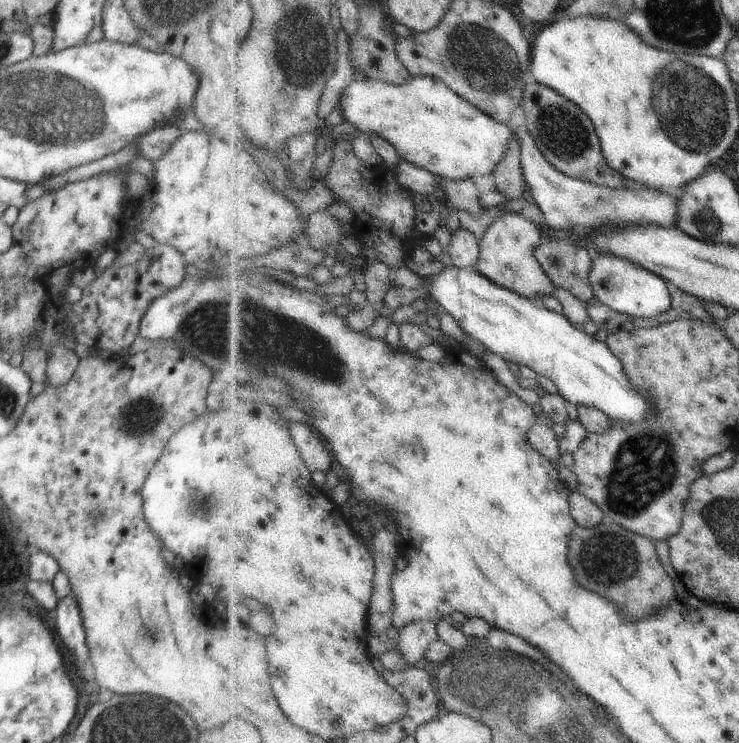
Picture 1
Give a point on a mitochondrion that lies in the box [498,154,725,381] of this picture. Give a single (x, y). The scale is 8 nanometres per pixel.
(702, 218)

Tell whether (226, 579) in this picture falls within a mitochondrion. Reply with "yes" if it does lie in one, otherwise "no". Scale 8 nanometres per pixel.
no

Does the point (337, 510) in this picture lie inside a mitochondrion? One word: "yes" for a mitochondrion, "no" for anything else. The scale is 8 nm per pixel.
no

